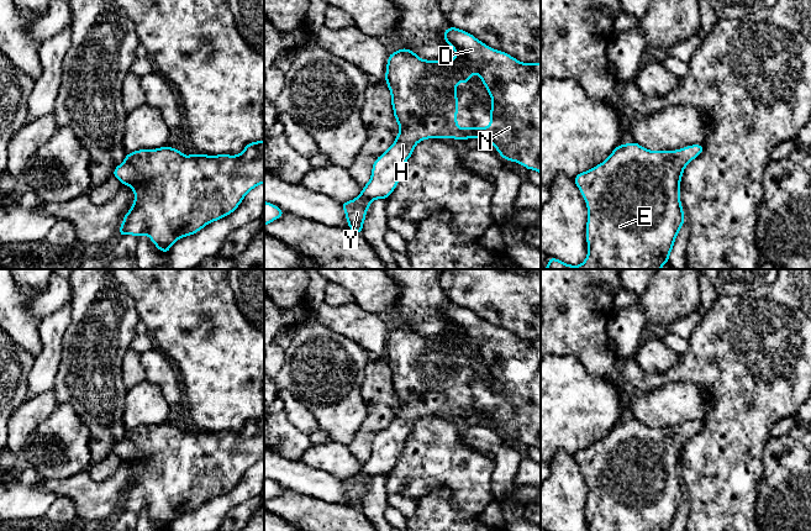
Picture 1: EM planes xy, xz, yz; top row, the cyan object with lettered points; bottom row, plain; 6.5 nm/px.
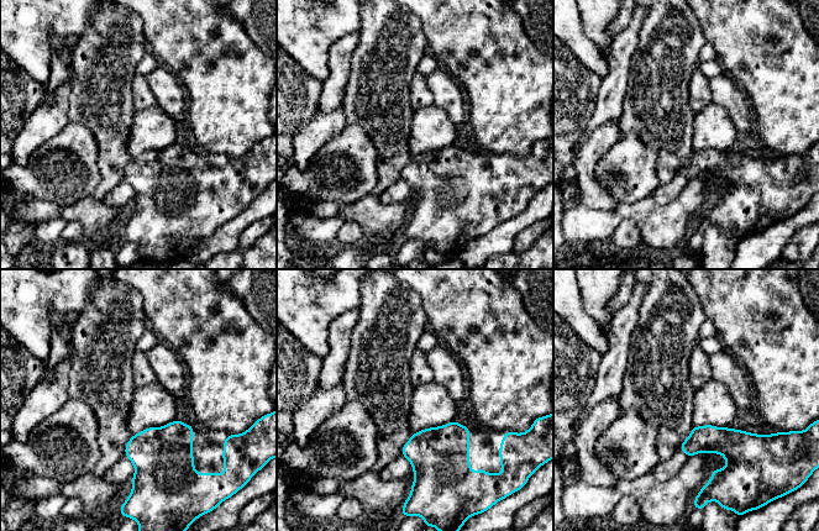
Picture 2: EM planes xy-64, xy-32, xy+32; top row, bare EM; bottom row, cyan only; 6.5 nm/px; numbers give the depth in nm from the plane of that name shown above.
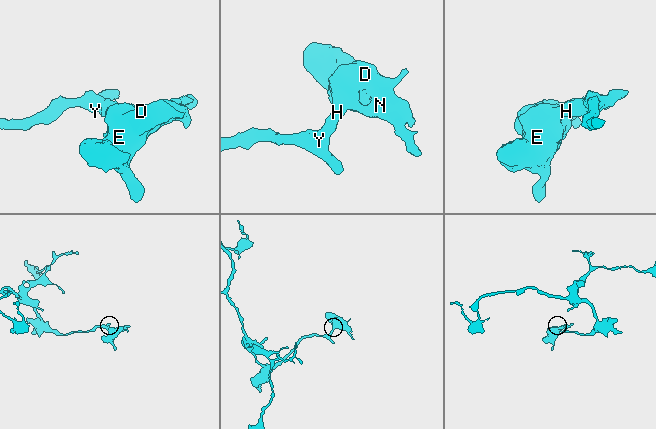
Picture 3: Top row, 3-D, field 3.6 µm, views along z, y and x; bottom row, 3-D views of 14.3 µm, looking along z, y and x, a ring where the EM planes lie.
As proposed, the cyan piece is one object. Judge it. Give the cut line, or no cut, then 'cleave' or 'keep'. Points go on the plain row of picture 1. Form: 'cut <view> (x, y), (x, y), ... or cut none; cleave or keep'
cut none; keep

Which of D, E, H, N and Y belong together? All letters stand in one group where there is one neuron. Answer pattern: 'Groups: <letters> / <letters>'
Groups: D E H N Y

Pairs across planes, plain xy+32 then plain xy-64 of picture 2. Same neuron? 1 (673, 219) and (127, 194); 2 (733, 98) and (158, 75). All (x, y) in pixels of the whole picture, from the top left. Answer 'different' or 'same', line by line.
1: different
2: same

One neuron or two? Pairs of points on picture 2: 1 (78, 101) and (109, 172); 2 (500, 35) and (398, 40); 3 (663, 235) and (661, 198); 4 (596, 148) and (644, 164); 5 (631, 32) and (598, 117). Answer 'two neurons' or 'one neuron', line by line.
1: one neuron
2: two neurons
3: two neurons
4: two neurons
5: one neuron

